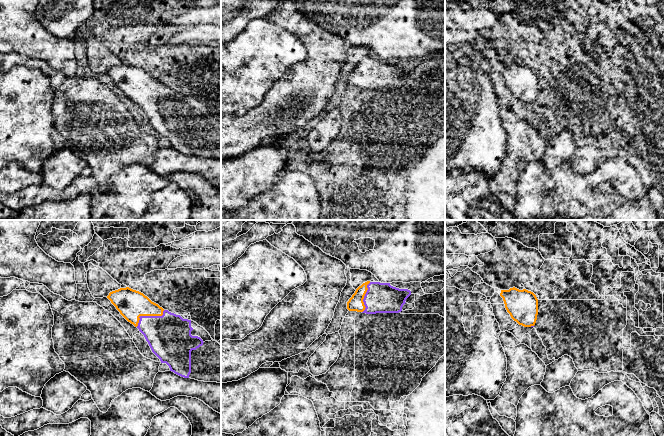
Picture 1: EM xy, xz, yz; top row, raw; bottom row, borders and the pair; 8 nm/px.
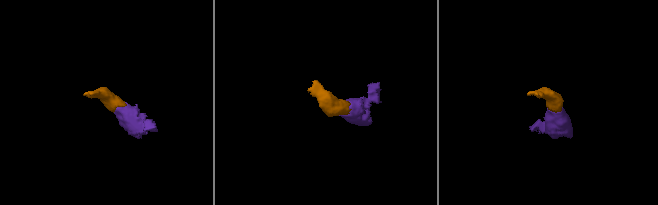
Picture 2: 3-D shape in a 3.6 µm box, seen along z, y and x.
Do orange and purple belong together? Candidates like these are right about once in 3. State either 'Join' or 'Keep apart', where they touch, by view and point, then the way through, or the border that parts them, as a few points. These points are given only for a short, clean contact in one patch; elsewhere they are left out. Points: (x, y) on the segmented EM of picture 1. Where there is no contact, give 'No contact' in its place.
Join. Touches orange at xy (148, 315). Path across: xy (131, 304), (148, 315), (169, 336)

